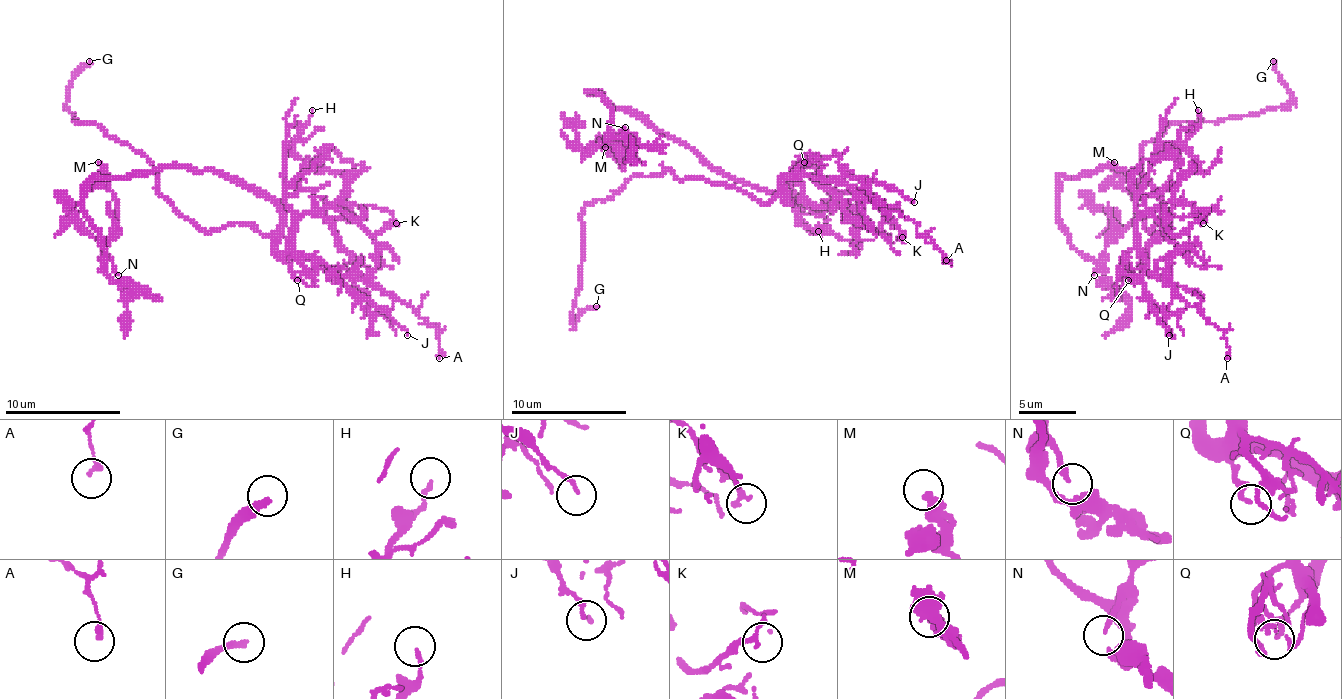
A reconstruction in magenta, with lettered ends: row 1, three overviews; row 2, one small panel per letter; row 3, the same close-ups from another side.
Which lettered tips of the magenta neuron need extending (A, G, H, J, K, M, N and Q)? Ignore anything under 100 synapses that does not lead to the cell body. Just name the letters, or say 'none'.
G

